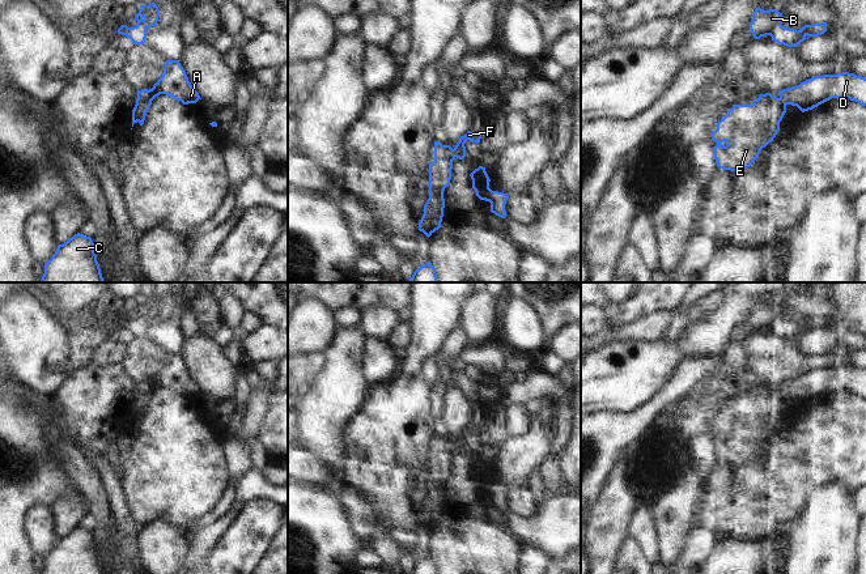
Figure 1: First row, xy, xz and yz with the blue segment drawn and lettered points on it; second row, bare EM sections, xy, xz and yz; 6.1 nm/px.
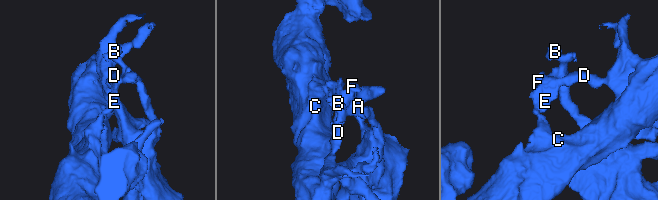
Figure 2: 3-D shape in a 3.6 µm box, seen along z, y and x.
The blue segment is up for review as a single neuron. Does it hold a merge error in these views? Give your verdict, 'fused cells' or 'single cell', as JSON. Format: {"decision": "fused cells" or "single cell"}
{"decision": "fused cells"}

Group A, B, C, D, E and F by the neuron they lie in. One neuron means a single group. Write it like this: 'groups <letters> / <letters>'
groups A B C E F / D

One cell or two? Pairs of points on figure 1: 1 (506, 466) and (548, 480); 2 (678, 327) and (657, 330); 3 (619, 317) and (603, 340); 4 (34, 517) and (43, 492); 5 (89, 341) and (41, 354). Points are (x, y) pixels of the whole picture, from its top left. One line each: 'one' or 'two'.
1: two
2: two
3: two
4: two
5: two

